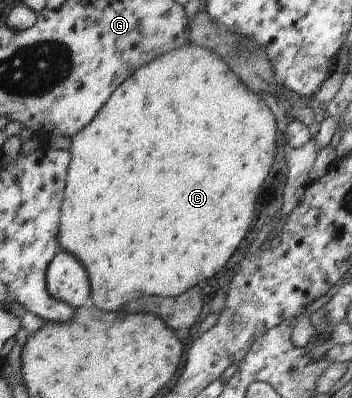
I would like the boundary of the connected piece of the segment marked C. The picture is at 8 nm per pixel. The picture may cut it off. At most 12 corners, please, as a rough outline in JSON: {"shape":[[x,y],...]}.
{"shape":[[196,43],[72,138],[92,304],[174,298],[245,239],[271,109]]}

